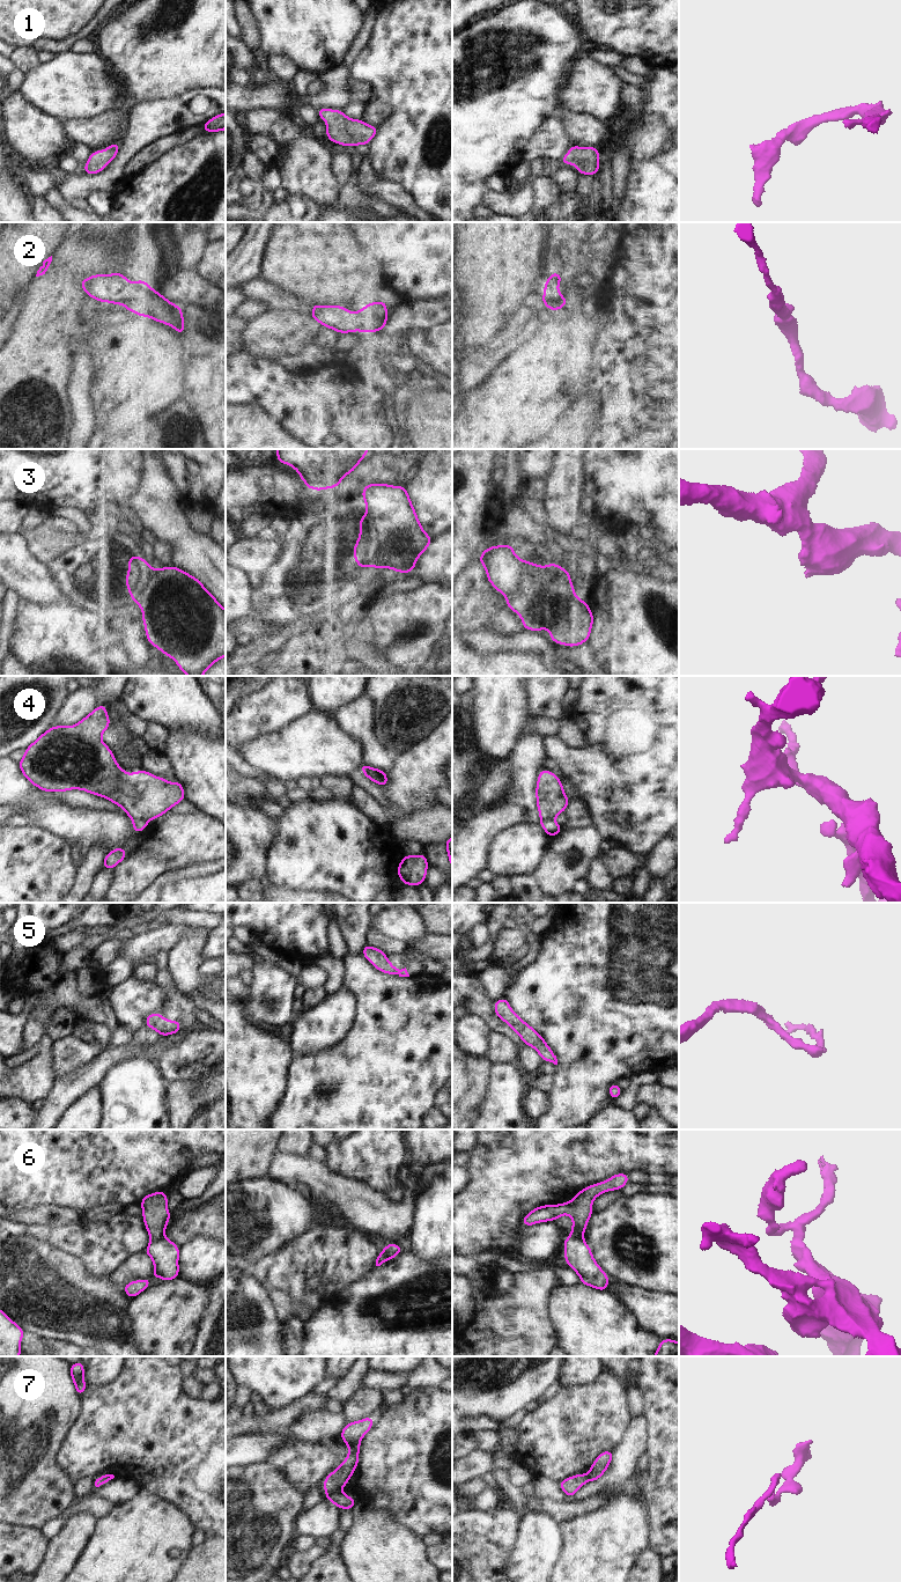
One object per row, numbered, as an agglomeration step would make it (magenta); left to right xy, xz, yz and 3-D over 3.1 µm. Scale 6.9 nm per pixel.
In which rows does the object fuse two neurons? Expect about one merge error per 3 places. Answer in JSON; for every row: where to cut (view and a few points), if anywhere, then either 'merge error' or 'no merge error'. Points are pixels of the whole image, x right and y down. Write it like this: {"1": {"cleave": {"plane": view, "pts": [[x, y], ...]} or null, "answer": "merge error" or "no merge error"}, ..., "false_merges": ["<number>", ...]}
{"1": {"cleave": null, "answer": "no merge error"}, "2": {"cleave": null, "answer": "no merge error"}, "3": {"cleave": null, "answer": "no merge error"}, "4": {"cleave": {"plane": "xy", "pts": [[146, 821], [138, 819], [133, 822]]}, "answer": "merge error"}, "5": {"cleave": null, "answer": "no merge error"}, "6": {"cleave": {"plane": "xy", "pts": [[163, 1235], [152, 1242]]}, "answer": "merge error"}, "7": {"cleave": {"plane": "xz", "pts": [[339, 1488], [326, 1492]]}, "answer": "merge error"}, "false_merges": ["4", "6", "7"]}

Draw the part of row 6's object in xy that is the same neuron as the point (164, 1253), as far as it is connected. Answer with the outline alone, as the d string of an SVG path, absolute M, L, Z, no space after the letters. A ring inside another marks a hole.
M162 1236L156 1242L150 1242L143 1250L154 1263L152 1278L162 1278L163 1282L171 1281L179 1276L179 1246ZM150 1279L135 1280L123 1286L124 1293L132 1300L150 1286Z

